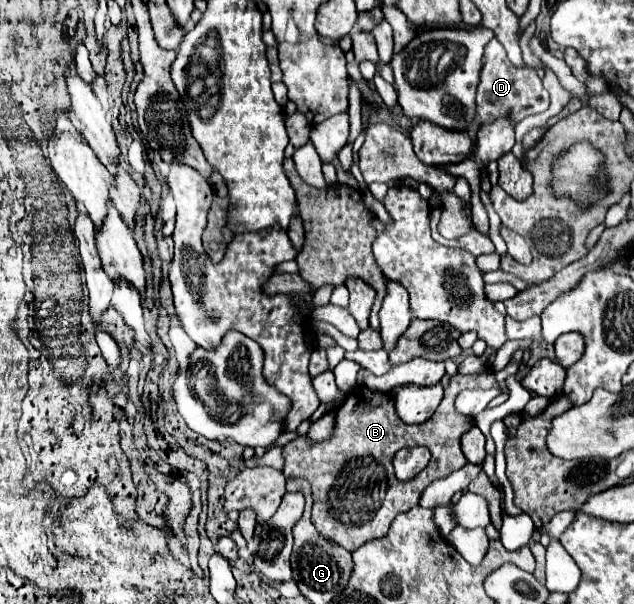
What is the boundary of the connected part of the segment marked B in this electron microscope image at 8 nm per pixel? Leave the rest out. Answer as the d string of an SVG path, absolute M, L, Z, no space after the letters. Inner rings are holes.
M493 374L453 376L435 414L419 426L411 426L399 420L389 394L373 392L365 386L353 388L345 402L337 408L335 436L331 436L331 440L325 440L323 444L311 444L303 434L283 446L285 478L305 478L311 484L311 522L315 524L315 530L349 552L355 552L361 544L373 538L383 538L391 520L397 514L417 506L419 496L433 480L449 476L467 462L461 452L461 436L471 430L473 422L453 408L457 394L463 388L473 390L495 386L497 382ZM417 444L423 444L431 450L431 462L423 474L417 474L411 482L399 482L393 474L393 454L401 448Z

